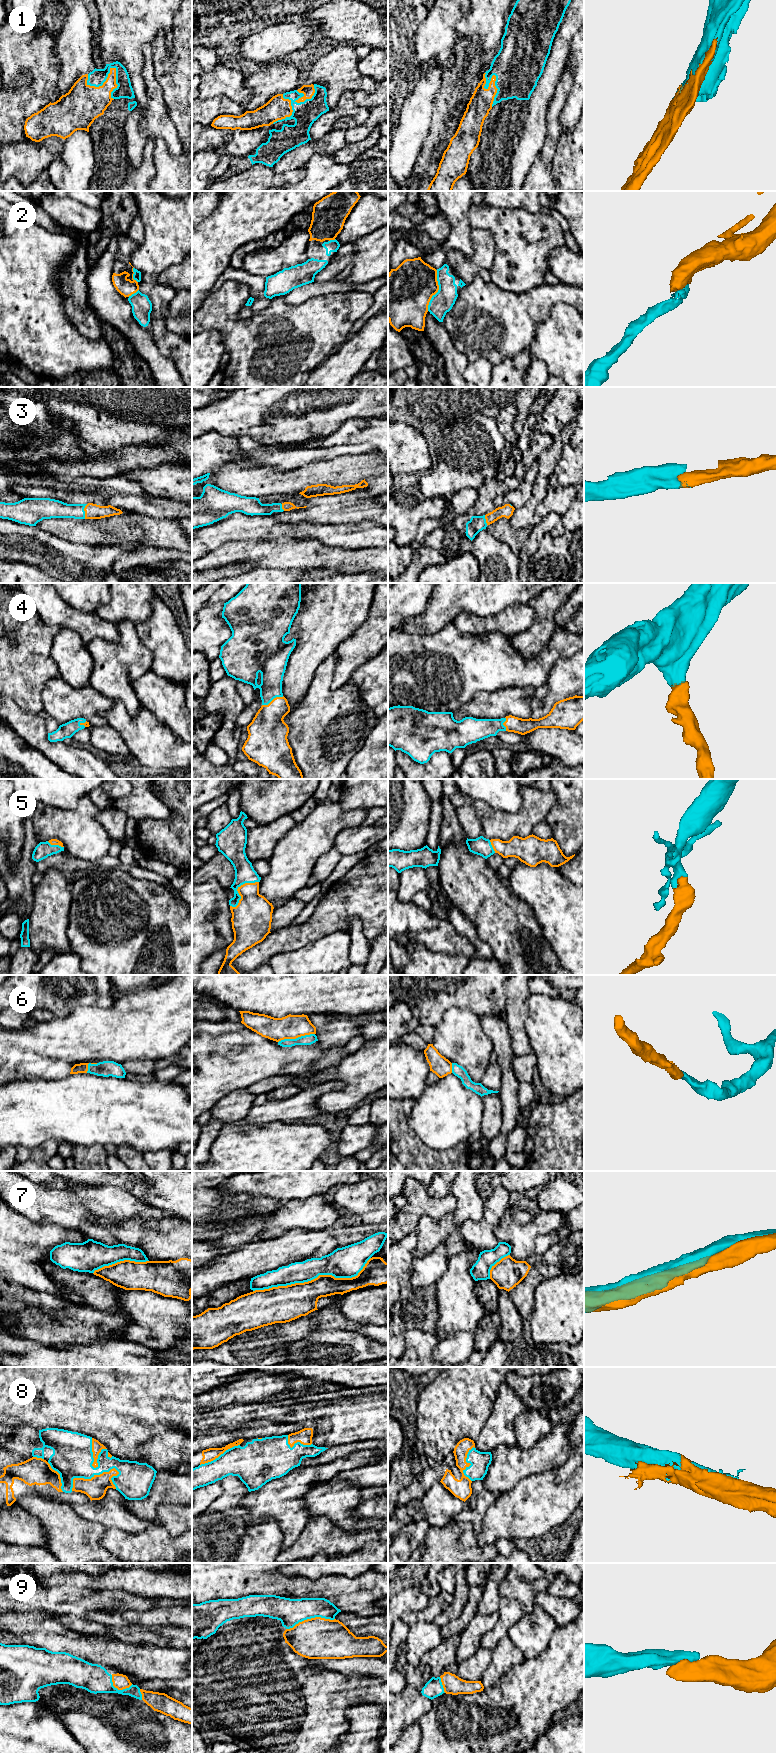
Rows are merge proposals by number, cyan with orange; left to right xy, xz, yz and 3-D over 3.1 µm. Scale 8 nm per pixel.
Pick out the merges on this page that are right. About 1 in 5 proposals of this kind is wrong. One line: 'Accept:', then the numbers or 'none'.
Accept: 1, 2, 3, 4, 5, 6, 8, 9

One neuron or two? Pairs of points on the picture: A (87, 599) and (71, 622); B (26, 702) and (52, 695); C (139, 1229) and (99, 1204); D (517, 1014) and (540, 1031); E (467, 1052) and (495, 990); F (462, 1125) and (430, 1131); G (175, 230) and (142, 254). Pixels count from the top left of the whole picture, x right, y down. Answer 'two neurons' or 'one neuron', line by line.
A: two neurons
B: two neurons
C: two neurons
D: two neurons
E: two neurons
F: one neuron
G: one neuron

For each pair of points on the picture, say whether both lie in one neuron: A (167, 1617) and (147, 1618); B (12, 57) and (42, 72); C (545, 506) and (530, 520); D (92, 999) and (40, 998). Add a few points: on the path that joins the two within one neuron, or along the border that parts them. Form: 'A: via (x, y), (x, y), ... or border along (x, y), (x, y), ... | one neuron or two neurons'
A: via (162, 1617), (152, 1617) | one neuron
B: via (19, 57), (27, 57), (35, 65) | one neuron
C: border along (547, 492), (547, 495), (536, 508), (537, 516) | two neurons
D: via (79, 999), (63, 1001), (53, 998) | one neuron

